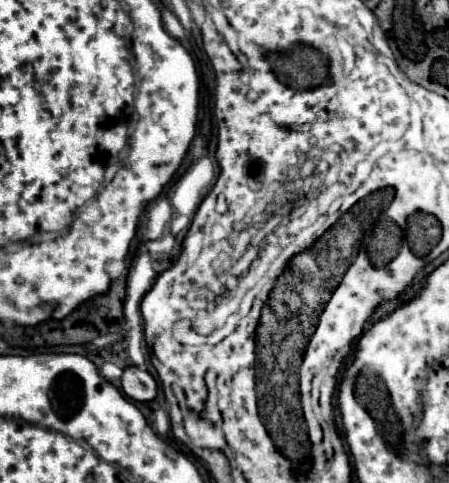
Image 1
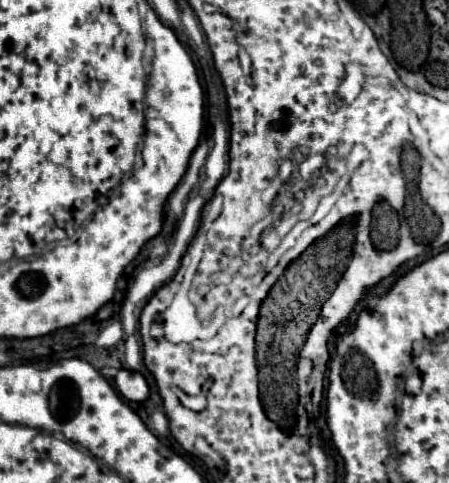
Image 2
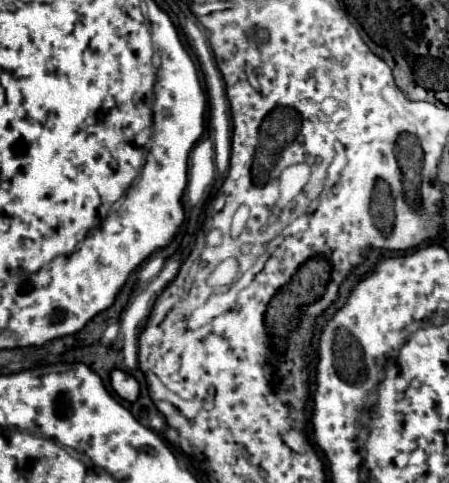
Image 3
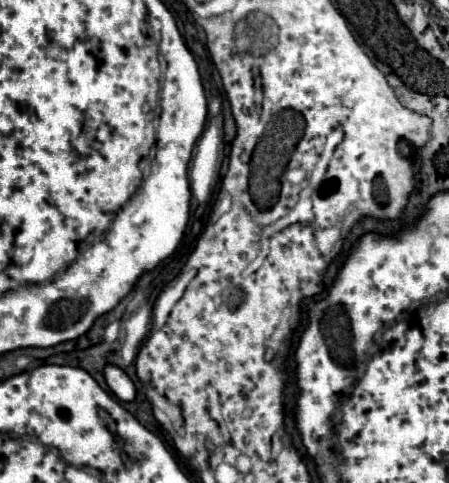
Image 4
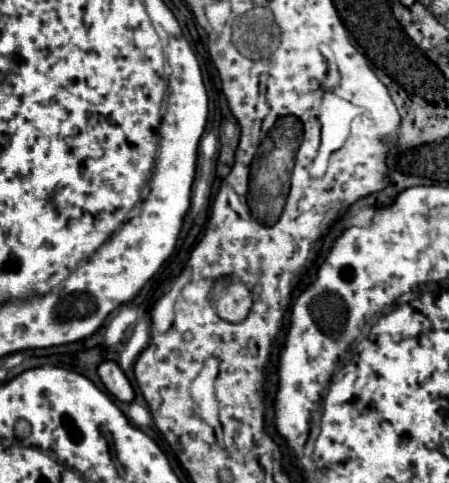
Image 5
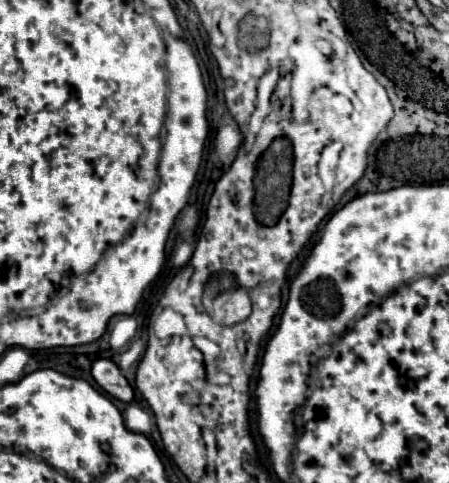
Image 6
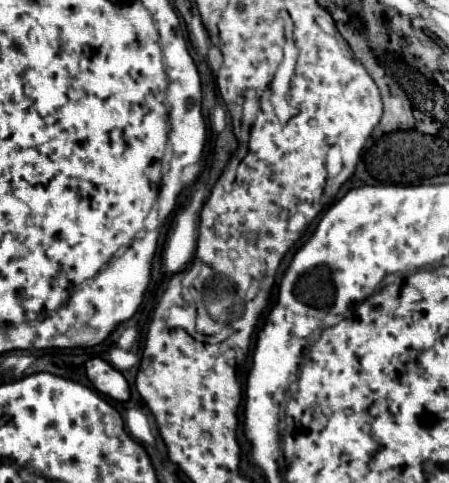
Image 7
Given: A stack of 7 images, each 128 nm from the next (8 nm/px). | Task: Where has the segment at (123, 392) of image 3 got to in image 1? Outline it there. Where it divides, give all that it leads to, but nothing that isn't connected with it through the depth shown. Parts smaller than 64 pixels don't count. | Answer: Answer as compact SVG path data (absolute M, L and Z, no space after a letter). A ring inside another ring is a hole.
M130 366L124 370L122 390L126 392L126 396L130 396L136 402L150 402L156 398L158 386L150 372L146 372L138 366Z

